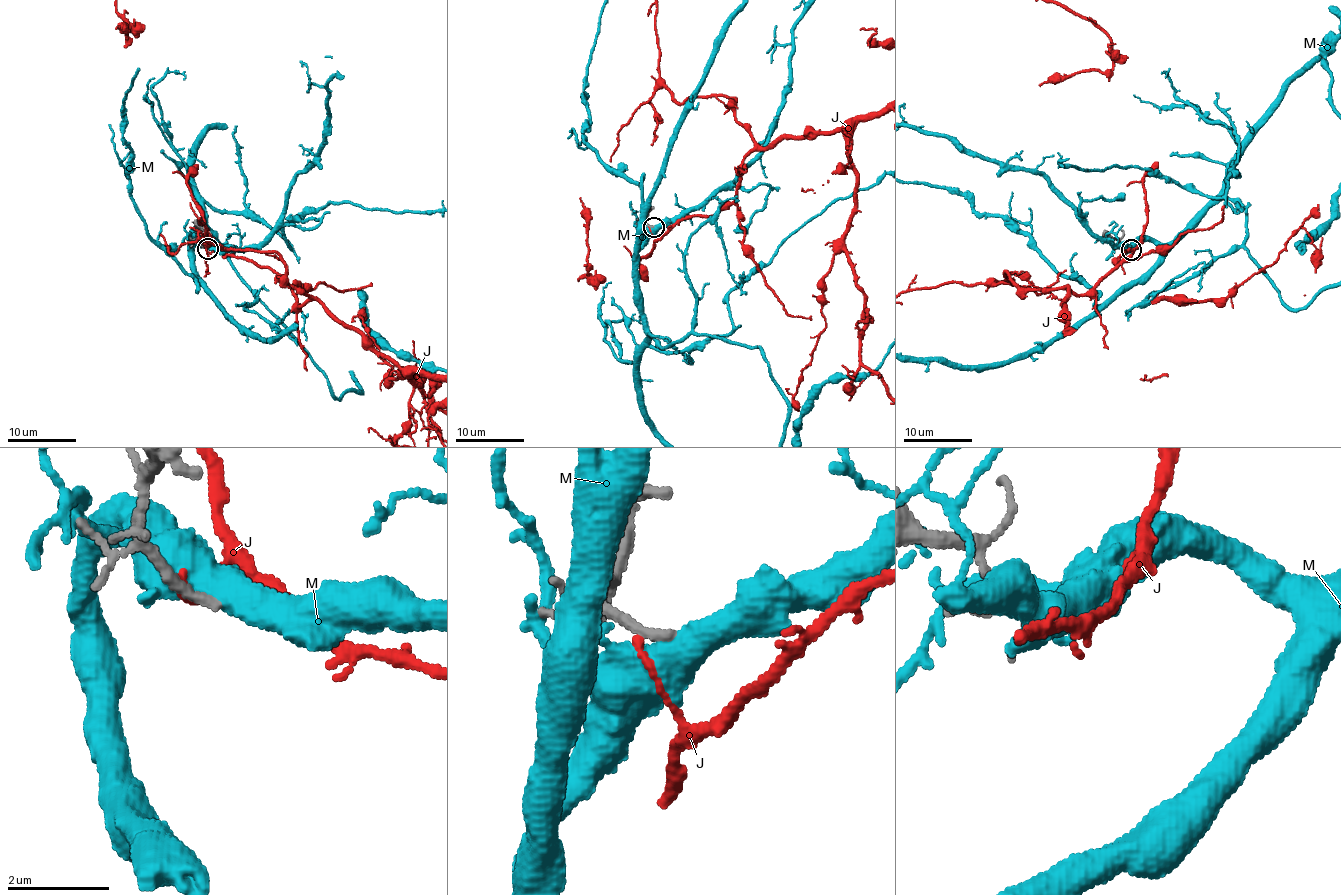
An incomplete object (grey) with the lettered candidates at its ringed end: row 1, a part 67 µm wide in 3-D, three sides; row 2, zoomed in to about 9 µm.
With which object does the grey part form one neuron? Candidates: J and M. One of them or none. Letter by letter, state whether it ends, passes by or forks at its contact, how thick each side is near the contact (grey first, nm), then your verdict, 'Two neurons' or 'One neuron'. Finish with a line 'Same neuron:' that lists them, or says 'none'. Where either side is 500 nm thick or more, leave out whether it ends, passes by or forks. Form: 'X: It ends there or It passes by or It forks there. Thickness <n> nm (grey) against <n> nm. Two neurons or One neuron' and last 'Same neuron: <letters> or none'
J: It ends there. Thickness 280 nm (grey) against 140 nm. Two neurons
M: It forks there. Thickness 240 nm (grey) against 440 nm. Two neurons
Same neuron: none

